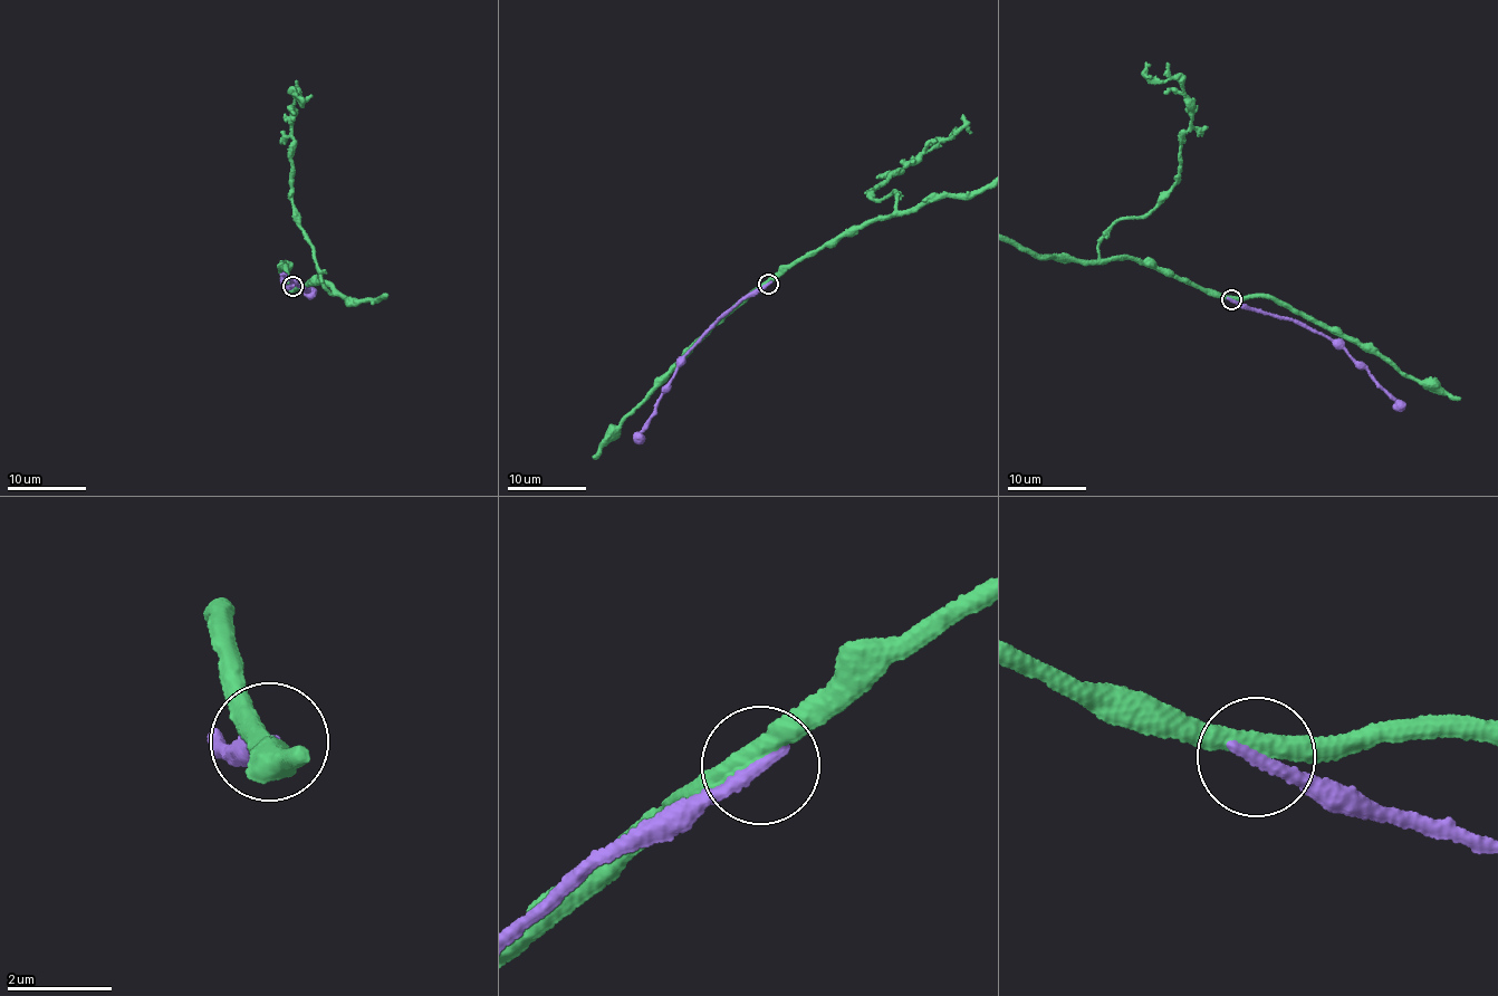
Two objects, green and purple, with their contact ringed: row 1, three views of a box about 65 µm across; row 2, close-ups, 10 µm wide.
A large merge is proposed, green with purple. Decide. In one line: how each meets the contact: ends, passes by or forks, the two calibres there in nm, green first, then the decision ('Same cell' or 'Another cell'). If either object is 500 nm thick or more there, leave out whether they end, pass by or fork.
At the ring green passes by. At the ring purple ends. Thickness 360 nm (green) against 280 nm. Another cell

